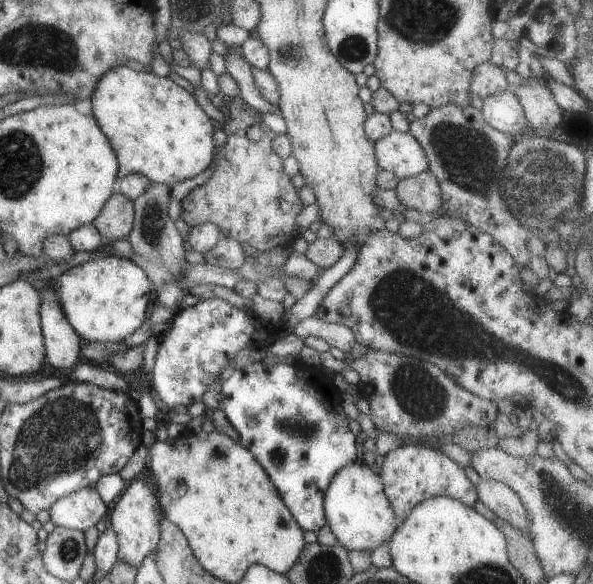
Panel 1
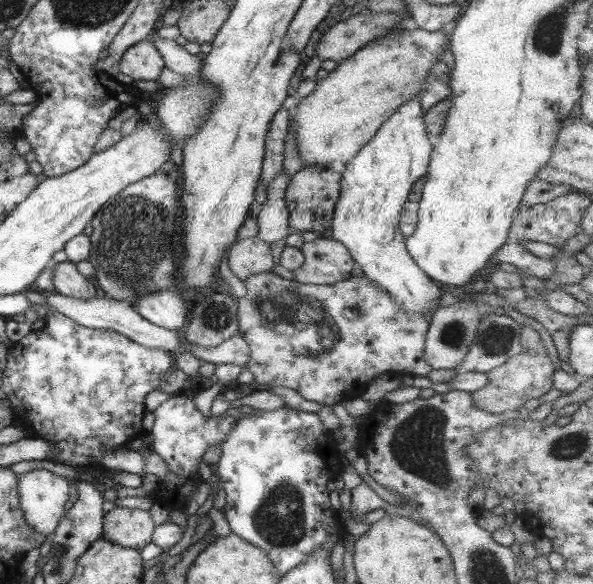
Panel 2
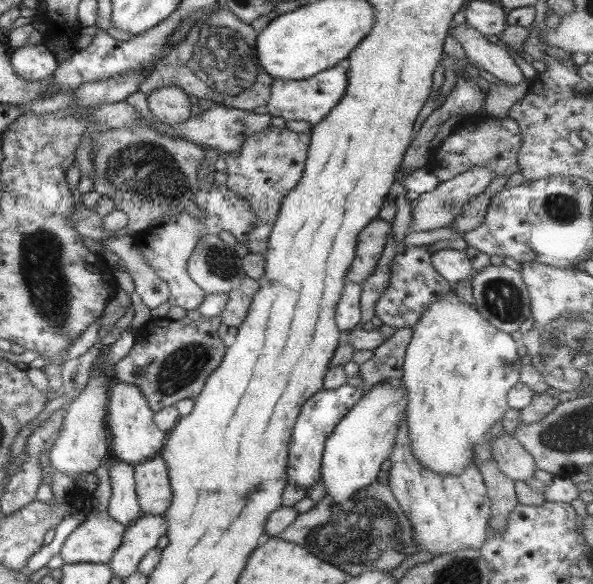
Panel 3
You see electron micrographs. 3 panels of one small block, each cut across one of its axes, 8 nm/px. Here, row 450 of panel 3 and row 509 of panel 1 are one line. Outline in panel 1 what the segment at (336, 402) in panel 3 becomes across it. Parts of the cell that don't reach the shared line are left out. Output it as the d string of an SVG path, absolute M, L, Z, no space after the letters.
M255 361L241 370L231 370L221 382L220 409L238 432L238 443L249 449L268 474L301 530L317 533L326 524L323 497L329 479L346 462L359 458L361 451L355 445L356 434L341 408L341 395L332 381L323 377L319 368L300 363L267 365Z

